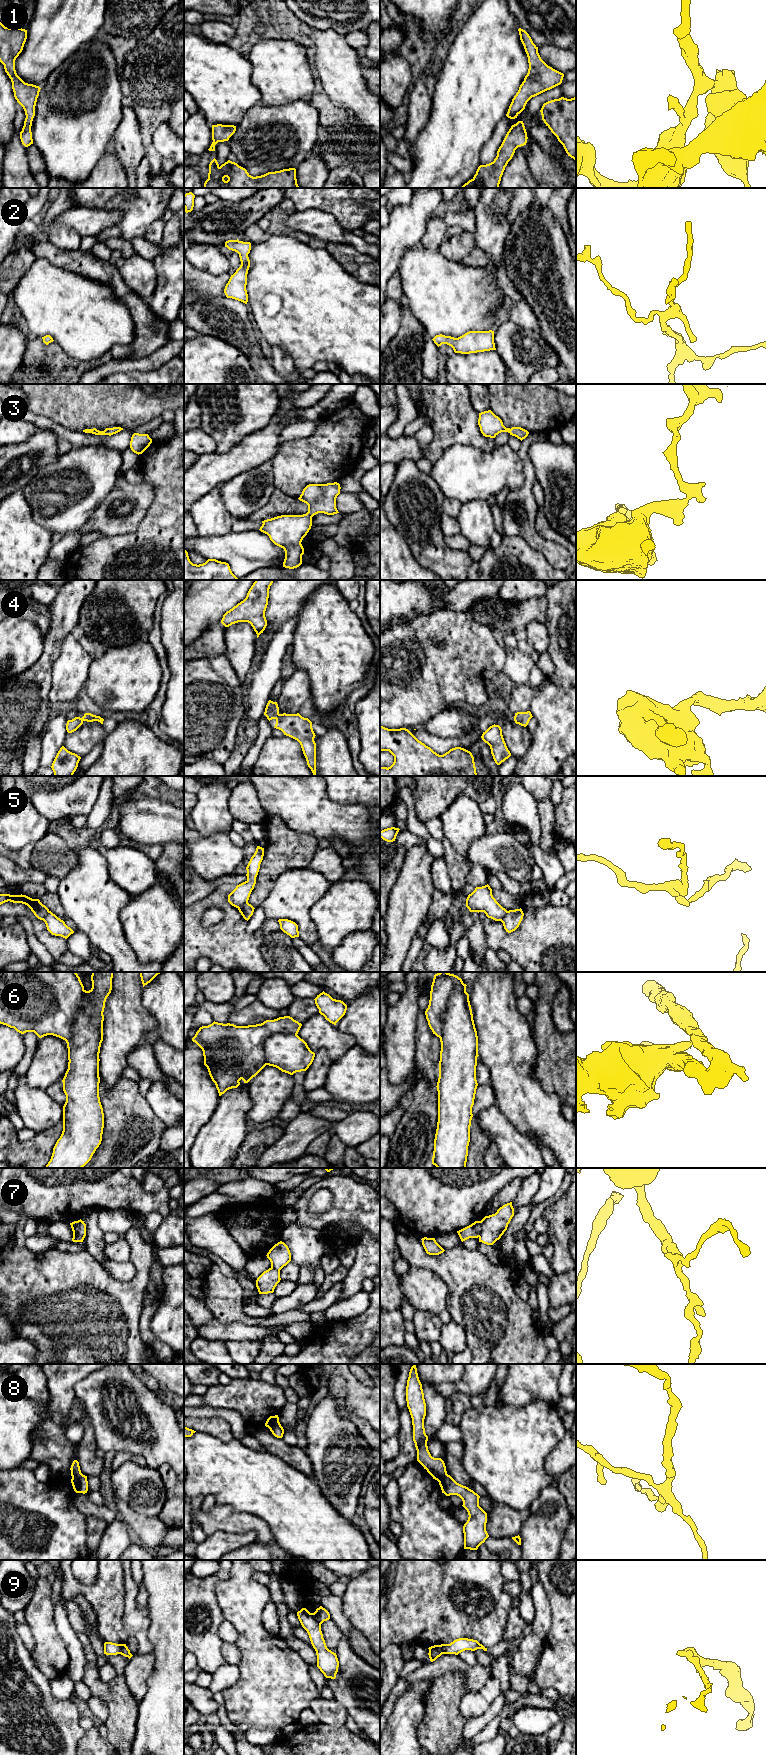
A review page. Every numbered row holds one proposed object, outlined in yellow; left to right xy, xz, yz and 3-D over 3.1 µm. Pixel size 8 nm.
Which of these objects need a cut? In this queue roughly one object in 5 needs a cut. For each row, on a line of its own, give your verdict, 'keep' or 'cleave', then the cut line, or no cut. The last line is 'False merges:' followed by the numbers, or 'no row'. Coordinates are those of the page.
1: keep | no cut
2: keep | no cut
3: keep | no cut
4: keep | no cut
5: cleave | yz (507, 911), (501, 921)
6: cleave | yz (463, 983), (456, 986), (450, 994), (440, 1038)
7: cleave | xy (77, 1221), (75, 1229), (83, 1238)
8: cleave | xz (279, 1423), (269, 1428)
9: cleave | xz (312, 1613), (320, 1624)
False merges: 5, 6, 7, 8, 9

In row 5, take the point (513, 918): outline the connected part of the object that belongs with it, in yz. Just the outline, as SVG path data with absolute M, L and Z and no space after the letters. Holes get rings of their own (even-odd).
M521 908L507 911L506 916L501 921L506 932L511 933L515 931L519 927L523 916L524 913Z

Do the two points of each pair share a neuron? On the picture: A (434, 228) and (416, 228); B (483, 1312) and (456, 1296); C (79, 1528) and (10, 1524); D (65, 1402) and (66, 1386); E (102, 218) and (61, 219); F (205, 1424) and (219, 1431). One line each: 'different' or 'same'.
A: different
B: same
C: same
D: same
E: same
F: same

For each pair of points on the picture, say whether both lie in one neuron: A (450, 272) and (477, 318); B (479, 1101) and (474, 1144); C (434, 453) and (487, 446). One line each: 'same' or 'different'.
A: same
B: same
C: same

